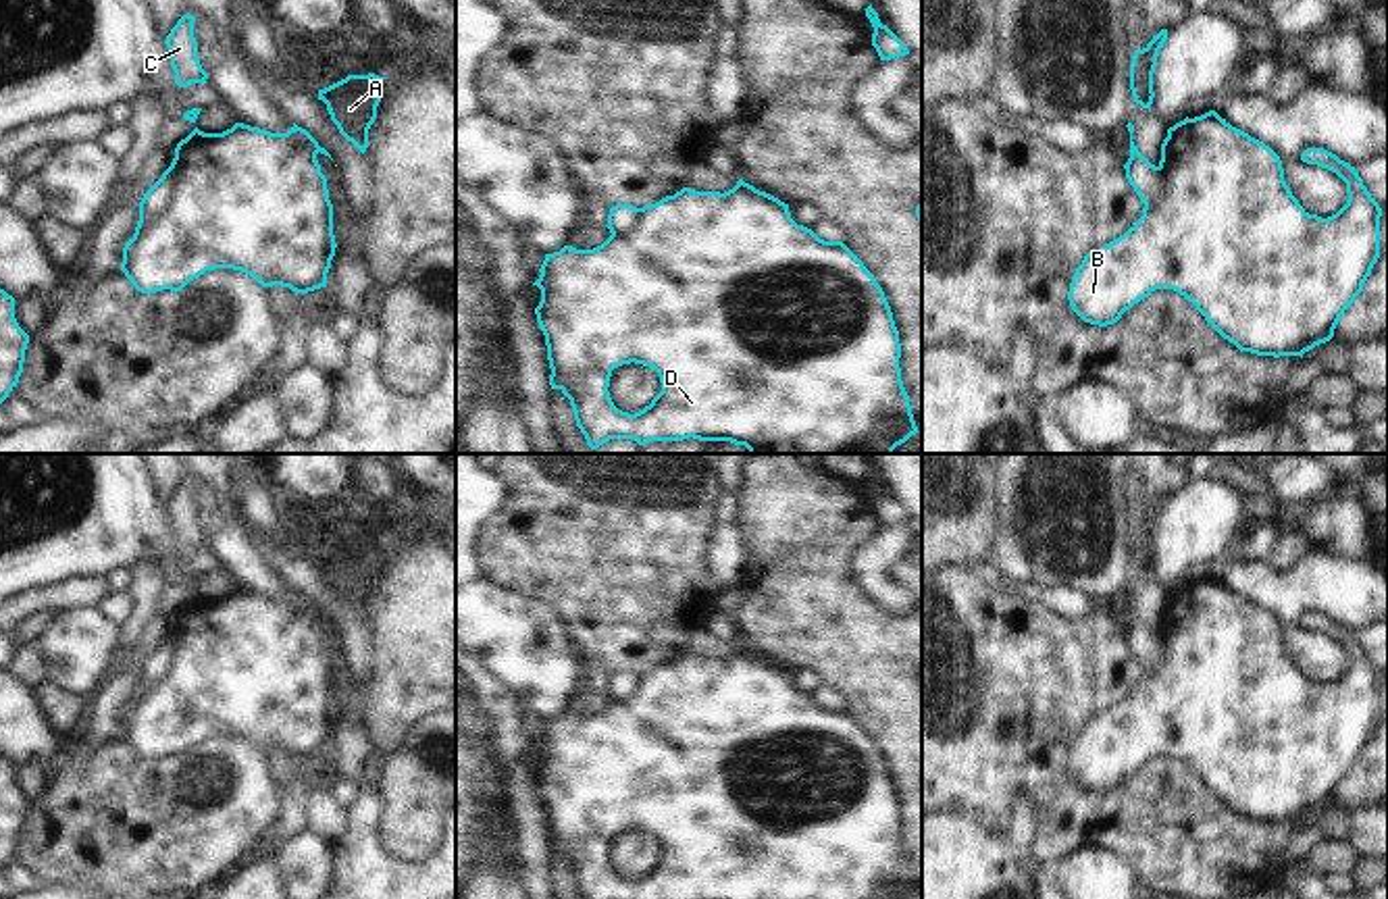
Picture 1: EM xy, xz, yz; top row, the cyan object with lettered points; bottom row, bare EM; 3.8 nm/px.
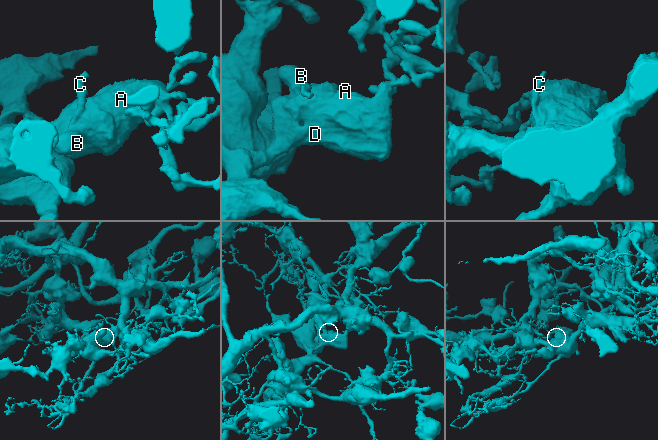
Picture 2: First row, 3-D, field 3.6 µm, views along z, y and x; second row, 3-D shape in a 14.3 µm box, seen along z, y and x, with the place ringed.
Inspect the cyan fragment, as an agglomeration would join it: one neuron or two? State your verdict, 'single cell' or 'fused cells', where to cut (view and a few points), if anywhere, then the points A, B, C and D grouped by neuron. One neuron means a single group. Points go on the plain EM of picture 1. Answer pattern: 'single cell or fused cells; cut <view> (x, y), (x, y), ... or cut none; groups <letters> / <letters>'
fused cells; cut xy (173, 631), (169, 666), (136, 698); groups A B D / C

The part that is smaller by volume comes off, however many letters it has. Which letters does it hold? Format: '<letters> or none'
C

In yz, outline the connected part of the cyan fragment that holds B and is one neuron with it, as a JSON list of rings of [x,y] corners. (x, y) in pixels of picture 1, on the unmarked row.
[[[1215,576],[1176,589],[1161,610],[1159,664],[1124,701],[1084,722],[1068,757],[1072,776],[1107,793],[1155,755],[1174,755],[1240,818],[1303,824],[1330,807],[1380,724],[1382,674],[1336,620],[1307,614],[1301,626],[1346,649],[1348,666],[1336,680],[1309,680],[1286,651],[1280,622]]]

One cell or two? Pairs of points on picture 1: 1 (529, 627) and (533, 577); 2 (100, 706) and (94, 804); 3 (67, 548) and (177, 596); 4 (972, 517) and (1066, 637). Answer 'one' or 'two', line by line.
1: two
2: two
3: two
4: two

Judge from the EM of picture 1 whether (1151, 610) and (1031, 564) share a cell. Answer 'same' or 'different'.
same

